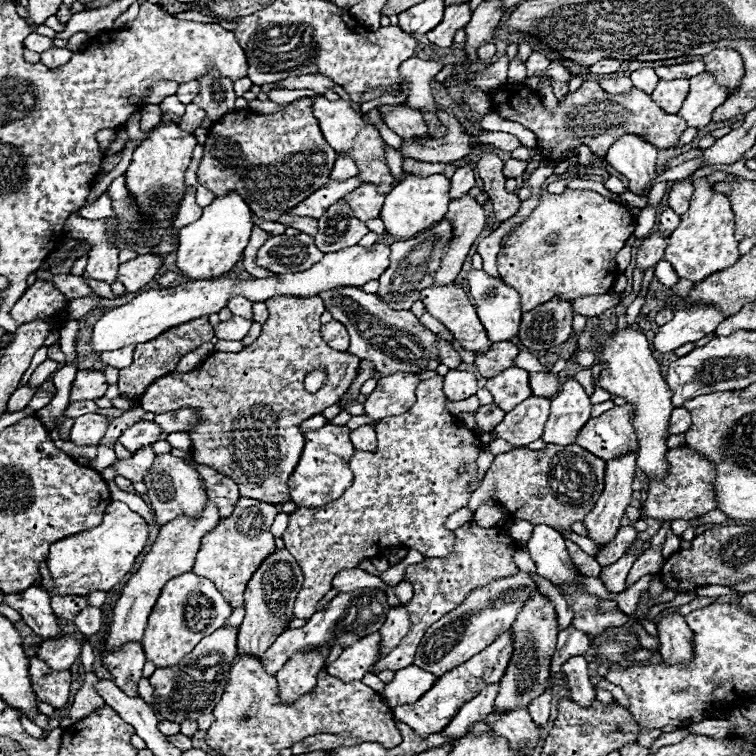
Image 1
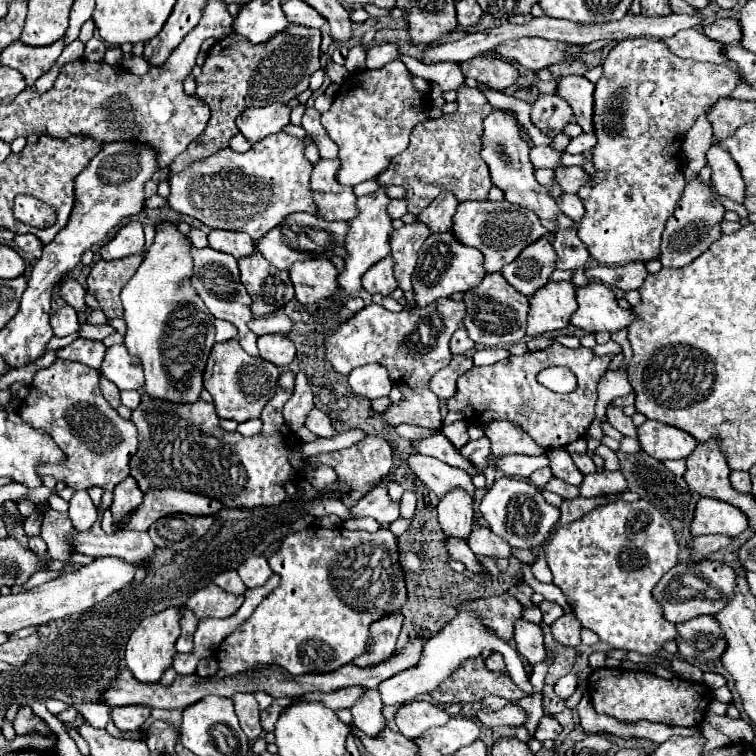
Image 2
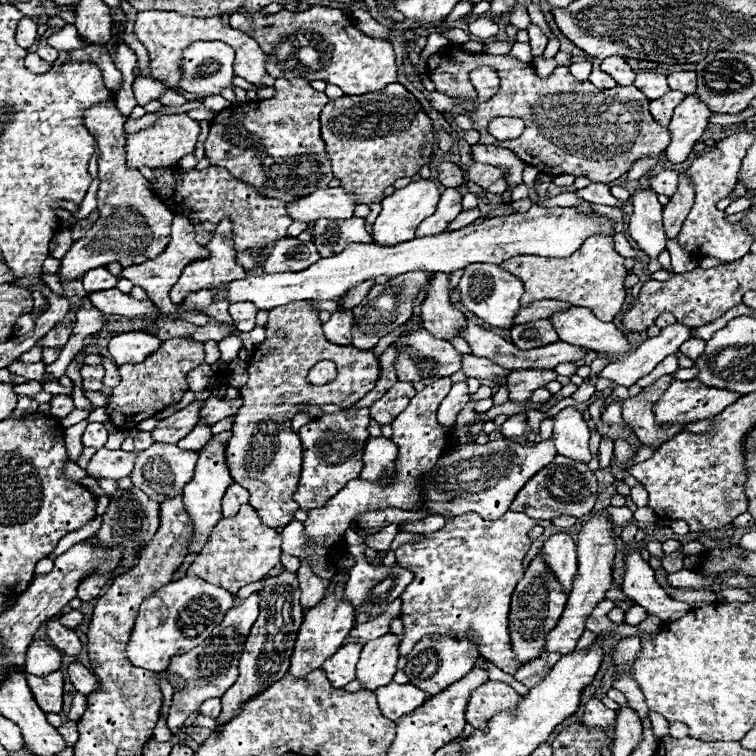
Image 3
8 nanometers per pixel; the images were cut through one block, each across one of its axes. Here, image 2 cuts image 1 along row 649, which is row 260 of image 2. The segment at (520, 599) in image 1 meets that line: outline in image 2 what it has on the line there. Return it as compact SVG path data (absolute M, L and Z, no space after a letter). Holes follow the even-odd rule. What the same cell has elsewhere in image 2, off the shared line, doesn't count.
M452 230L446 232L434 232L426 238L426 242L420 248L418 264L412 274L412 286L416 292L416 304L426 306L438 298L448 298L456 292L466 292L476 288L482 278L486 276L484 270L484 254L480 250L462 244Z

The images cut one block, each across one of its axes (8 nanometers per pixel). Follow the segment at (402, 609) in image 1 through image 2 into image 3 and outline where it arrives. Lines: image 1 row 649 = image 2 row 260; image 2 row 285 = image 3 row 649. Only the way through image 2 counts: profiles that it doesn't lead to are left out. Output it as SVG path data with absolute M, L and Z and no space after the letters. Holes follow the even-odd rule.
M386 632L384 636L364 644L356 678L364 684L366 690L376 690L393 680L397 672L398 636Z

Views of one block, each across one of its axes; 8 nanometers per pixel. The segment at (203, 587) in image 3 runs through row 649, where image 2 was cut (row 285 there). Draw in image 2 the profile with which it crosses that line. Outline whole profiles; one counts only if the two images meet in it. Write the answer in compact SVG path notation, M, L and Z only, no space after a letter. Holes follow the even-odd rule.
M160 222L156 226L156 238L148 248L138 272L122 290L120 298L124 304L124 346L128 348L130 356L140 360L144 372L142 392L150 398L158 398L172 404L192 404L200 400L200 392L204 390L204 366L214 342L214 316L204 306L202 298L198 296L196 288L192 286L194 266L192 266L192 240L188 234L182 234L174 222Z

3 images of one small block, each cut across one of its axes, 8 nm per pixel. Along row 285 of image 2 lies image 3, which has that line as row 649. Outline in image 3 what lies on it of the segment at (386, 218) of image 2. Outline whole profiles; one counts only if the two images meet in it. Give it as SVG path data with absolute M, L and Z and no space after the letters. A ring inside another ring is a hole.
M352 642L342 646L334 656L330 656L324 662L322 670L326 672L334 688L344 688L348 682L356 678L356 662L358 662L360 650L362 650L362 644Z

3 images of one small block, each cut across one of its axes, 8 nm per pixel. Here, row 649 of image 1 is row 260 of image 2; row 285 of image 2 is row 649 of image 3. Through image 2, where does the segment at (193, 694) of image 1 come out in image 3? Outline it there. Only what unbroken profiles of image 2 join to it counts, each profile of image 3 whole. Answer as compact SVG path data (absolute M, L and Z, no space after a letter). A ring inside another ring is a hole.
M256 592L246 600L236 600L236 606L226 614L226 618L212 630L212 634L202 644L198 644L188 654L178 654L170 660L166 672L176 674L182 680L186 680L184 690L182 688L174 690L174 696L172 696L172 704L168 712L168 726L172 734L176 734L178 728L184 724L184 720L190 714L194 714L208 698L220 698L236 680L238 660L244 650L246 636L250 634L250 628L254 620L258 618L258 602L260 598Z

